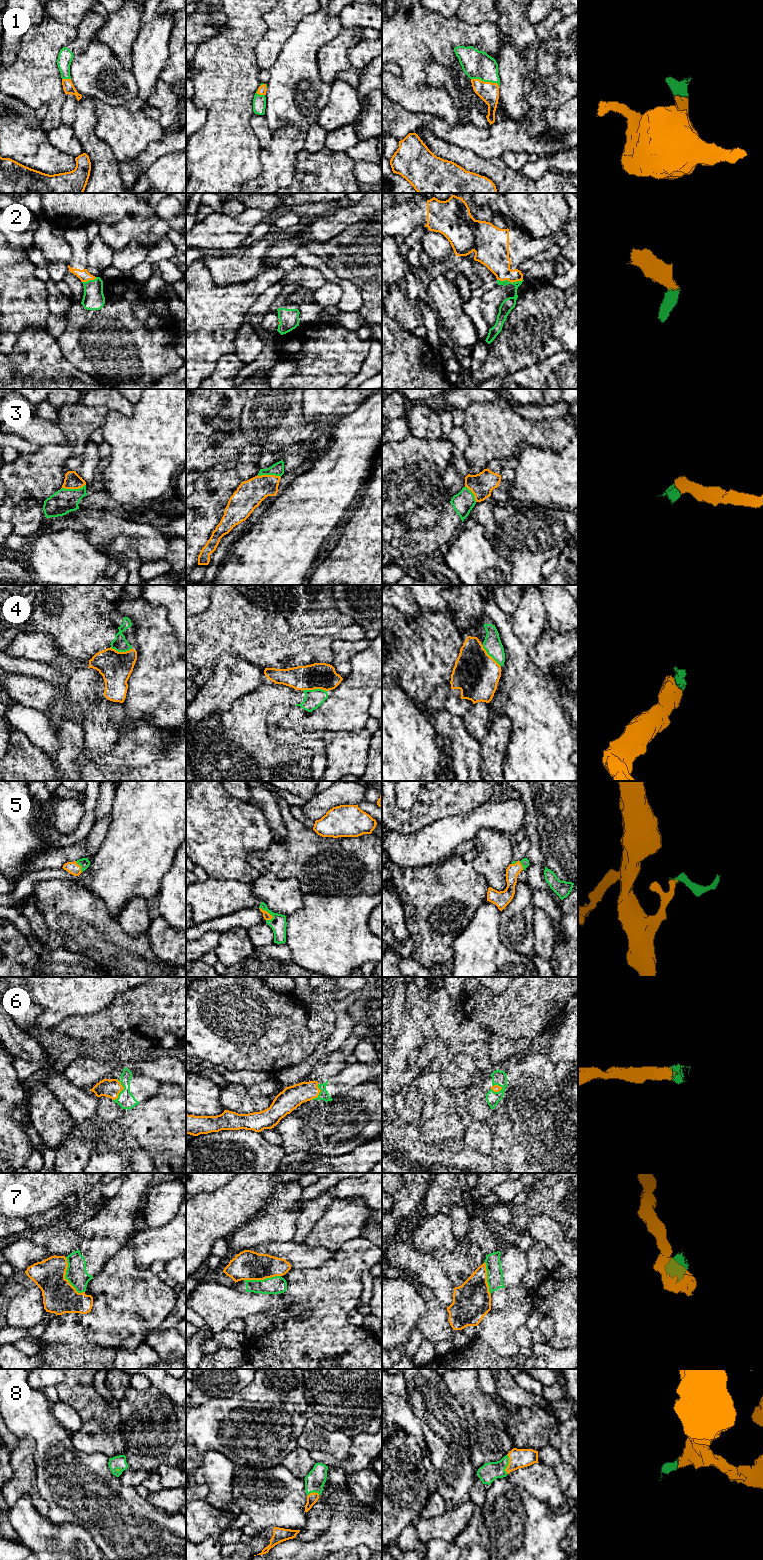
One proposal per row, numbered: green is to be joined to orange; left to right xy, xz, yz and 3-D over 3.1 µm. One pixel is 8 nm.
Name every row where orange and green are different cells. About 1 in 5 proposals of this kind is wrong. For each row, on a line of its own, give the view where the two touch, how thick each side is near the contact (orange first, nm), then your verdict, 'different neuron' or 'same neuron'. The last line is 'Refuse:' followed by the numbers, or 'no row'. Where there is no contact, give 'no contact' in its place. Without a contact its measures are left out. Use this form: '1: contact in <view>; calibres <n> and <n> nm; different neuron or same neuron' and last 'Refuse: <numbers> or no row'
1: contact in yz; calibres 160 and 220 nm; same neuron
2: contact in yz; calibres 240 and 100 nm; same neuron
3: contact in xy; calibres 130 and 200 nm; same neuron
4: contact in xz; calibres 220 and 150 nm; same neuron
5: contact in xz; calibres 60 and 130 nm; same neuron
6: contact in xy; calibres 140 and 140 nm; same neuron
7: contact in xy; calibres 280 and 170 nm; different neuron
8: contact in yz; calibres 160 and 150 nm; same neuron
Refuse: 7

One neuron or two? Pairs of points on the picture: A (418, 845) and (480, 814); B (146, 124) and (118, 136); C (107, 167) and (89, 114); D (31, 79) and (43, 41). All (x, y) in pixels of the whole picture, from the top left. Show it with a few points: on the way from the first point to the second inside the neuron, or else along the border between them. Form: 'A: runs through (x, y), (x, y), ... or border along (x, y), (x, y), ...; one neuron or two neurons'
A: runs through (433, 843), (446, 834), (465, 826); one neuron
B: runs through (139, 124), (134, 124), (125, 129); one neuron
C: runs through (100, 154), (88, 139), (88, 127); one neuron
D: runs through (35, 70), (39, 50); one neuron

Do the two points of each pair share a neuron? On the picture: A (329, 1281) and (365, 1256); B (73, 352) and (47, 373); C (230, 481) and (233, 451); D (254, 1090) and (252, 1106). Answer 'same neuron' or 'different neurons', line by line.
A: same neuron
B: different neurons
C: different neurons
D: different neurons

